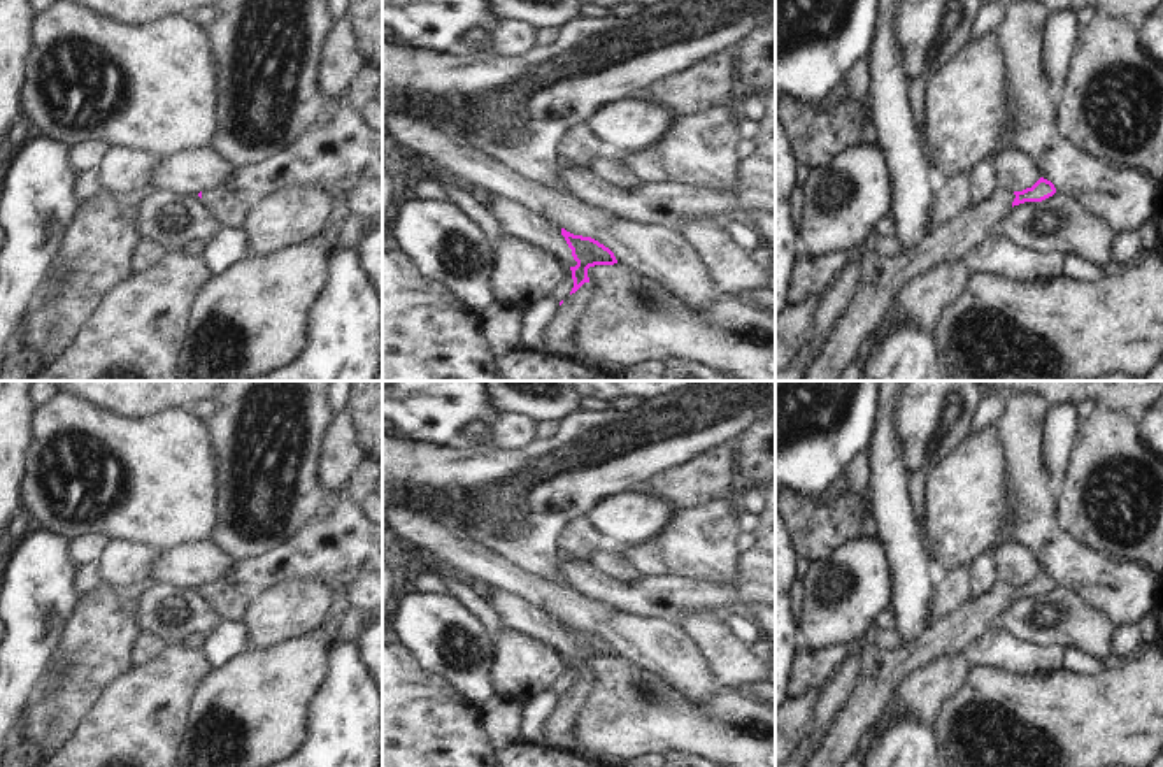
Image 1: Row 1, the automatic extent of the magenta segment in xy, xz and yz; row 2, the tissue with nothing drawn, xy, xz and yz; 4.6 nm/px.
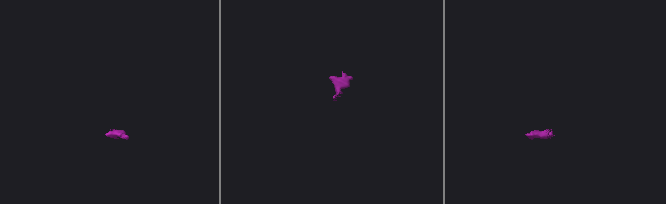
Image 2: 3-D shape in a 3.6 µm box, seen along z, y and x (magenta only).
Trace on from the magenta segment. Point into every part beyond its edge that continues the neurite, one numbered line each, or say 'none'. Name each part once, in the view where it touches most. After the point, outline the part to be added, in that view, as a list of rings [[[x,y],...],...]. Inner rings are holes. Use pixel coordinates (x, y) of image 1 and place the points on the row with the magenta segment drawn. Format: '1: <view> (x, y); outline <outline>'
1: xz (560, 337); outline [[[589,281],[563,300],[556,312],[556,318],[551,321],[546,333],[546,344],[551,353],[563,355],[574,360],[579,358],[579,348],[575,342],[577,325],[589,311],[595,295],[596,288]]]
2: yz (948, 241); outline [[[996,186],[988,198],[972,202],[960,214],[928,230],[905,253],[884,256],[874,249],[861,290],[810,363],[805,381],[838,381],[845,367],[853,363],[860,339],[882,319],[896,291],[912,277],[958,260],[981,244],[1012,207],[1014,198],[1014,191]]]

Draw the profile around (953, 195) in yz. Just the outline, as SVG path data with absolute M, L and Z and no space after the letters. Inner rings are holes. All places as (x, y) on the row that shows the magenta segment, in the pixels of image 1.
M961 170L944 177L942 184L935 190L933 211L928 221L928 230L938 223L960 214L972 205L968 170Z

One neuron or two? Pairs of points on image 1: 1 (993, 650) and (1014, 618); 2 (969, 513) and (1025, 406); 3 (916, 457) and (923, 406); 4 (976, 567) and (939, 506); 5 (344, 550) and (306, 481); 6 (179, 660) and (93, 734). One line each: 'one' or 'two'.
1: two
2: two
3: one
4: two
5: two
6: one

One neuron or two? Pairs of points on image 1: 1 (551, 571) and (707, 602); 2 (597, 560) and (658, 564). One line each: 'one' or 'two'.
1: two
2: two

